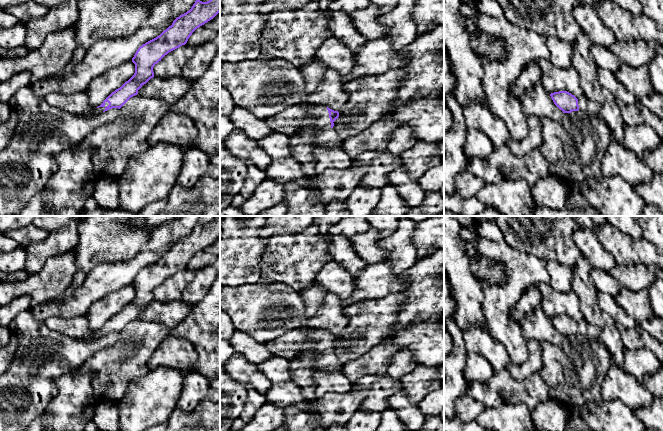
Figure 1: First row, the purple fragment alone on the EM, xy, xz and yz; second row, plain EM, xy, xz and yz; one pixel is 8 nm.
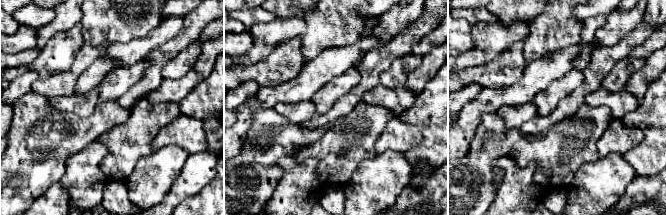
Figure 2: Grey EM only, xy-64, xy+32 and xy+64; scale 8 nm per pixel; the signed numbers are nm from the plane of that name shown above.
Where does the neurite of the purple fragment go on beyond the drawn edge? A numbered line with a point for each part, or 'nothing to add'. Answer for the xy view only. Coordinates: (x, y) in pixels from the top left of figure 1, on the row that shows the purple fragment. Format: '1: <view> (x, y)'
1: xy (92, 111)

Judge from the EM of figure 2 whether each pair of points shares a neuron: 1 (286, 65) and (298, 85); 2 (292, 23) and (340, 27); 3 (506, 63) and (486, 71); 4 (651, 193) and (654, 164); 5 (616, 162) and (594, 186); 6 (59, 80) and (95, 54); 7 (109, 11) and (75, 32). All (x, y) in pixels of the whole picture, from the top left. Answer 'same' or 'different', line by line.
1: different
2: different
3: same
4: different
5: same
6: same
7: different

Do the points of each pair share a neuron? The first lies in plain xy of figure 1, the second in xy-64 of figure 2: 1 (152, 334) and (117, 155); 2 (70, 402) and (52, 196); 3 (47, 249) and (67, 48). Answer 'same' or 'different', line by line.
1: same
2: different
3: different

